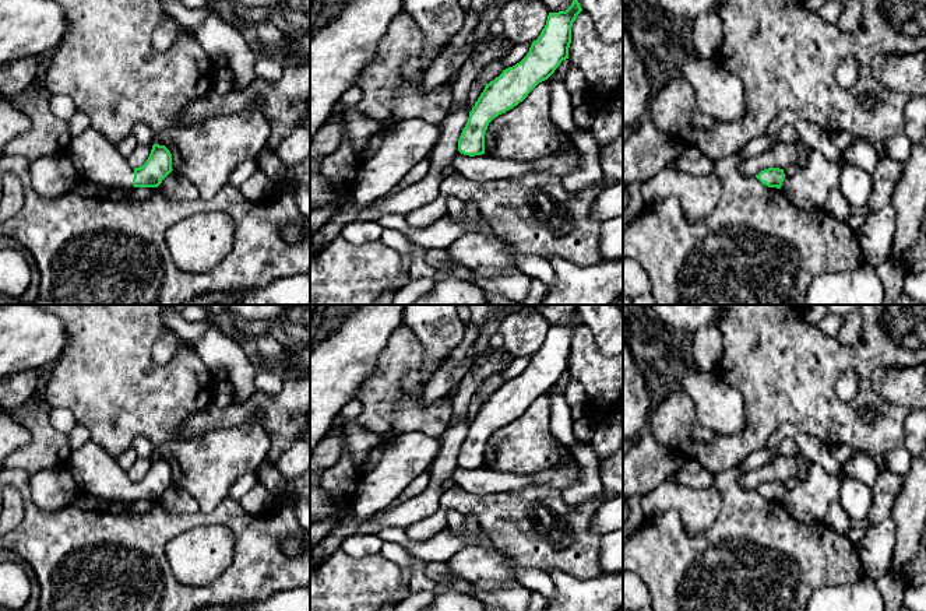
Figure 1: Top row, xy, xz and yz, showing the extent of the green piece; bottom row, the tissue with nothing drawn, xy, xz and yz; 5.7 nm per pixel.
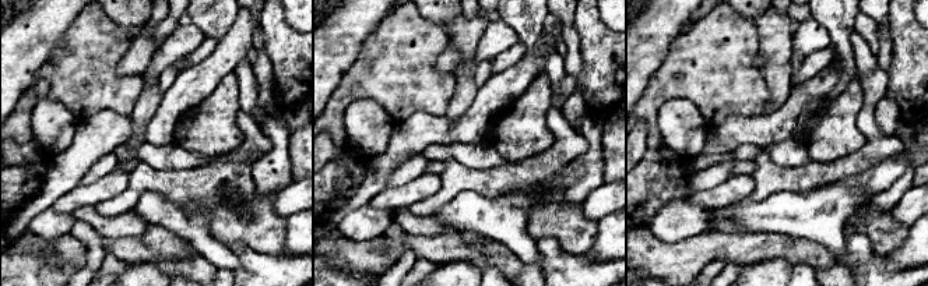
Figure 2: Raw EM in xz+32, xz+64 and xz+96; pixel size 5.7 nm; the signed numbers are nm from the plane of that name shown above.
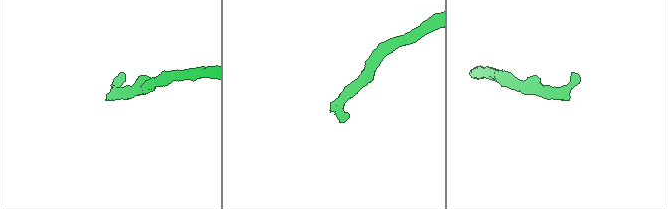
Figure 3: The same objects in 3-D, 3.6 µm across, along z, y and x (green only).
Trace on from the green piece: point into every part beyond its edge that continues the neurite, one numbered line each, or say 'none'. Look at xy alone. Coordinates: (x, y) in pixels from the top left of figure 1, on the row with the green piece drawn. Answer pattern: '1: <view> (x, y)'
1: xy (95, 158)

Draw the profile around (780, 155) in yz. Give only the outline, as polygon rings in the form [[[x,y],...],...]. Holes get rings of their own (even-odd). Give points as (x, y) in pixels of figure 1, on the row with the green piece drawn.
[[[778,141],[774,147],[767,150],[765,152],[746,158],[739,171],[743,175],[758,175],[761,171],[768,168],[779,168],[784,169],[791,162],[796,162],[799,157],[799,151],[796,144],[784,144]]]

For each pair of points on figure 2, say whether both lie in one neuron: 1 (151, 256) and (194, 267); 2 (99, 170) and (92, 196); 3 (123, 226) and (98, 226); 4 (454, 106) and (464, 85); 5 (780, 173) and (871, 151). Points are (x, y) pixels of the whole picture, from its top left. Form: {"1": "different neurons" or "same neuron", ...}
{"1": "same neuron", "2": "different neurons", "3": "same neuron", "4": "same neuron", "5": "same neuron"}

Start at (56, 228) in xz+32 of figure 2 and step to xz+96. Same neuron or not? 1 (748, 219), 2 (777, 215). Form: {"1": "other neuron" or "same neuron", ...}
{"1": "same neuron", "2": "same neuron"}

